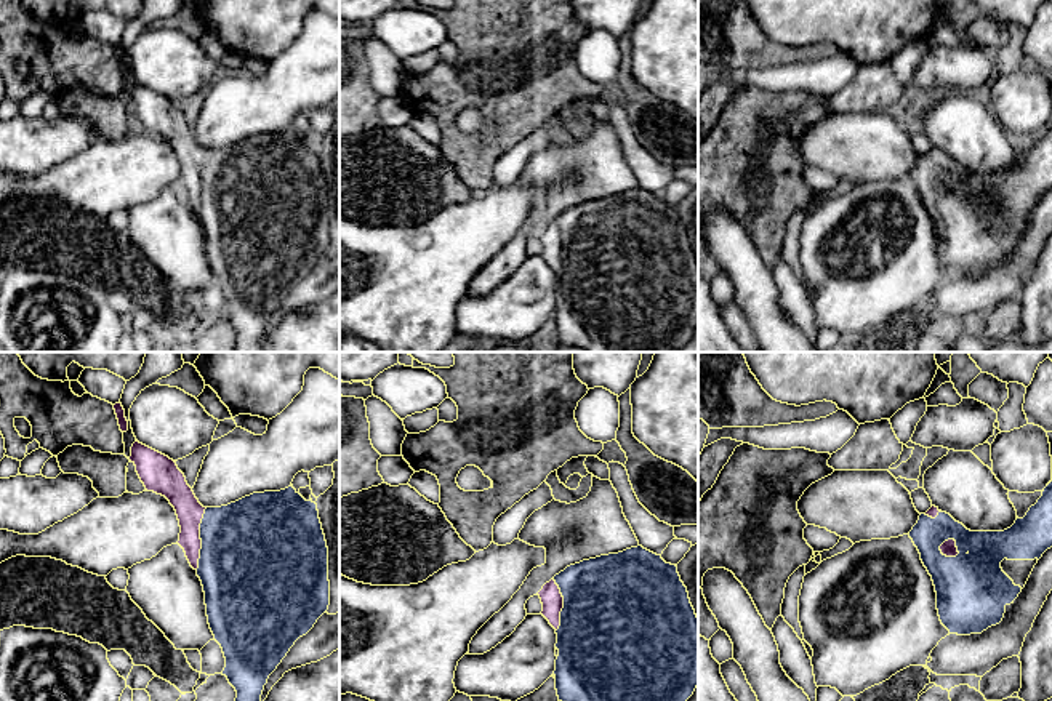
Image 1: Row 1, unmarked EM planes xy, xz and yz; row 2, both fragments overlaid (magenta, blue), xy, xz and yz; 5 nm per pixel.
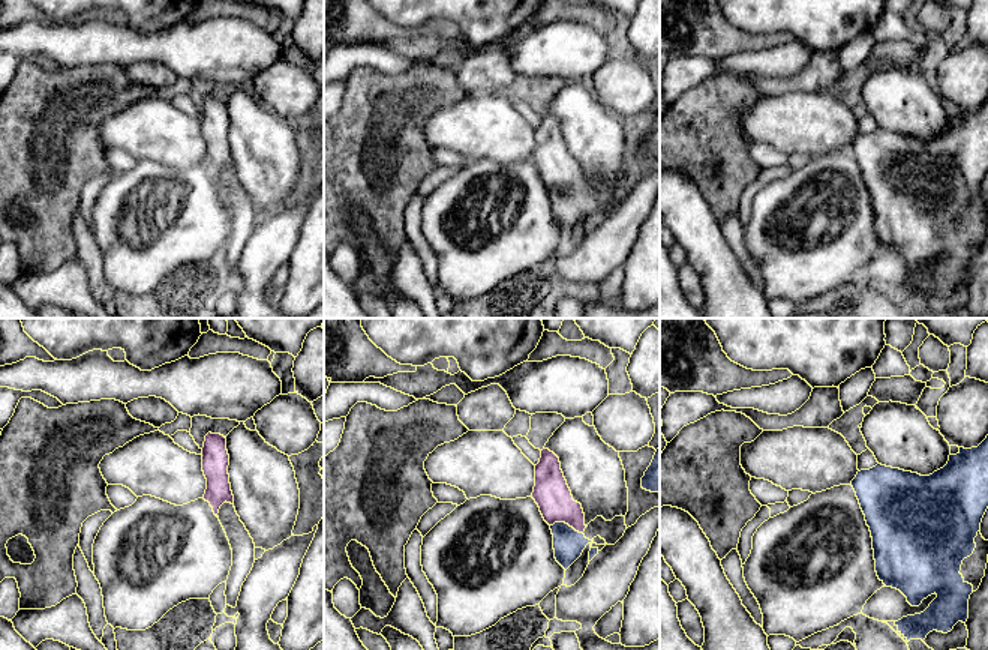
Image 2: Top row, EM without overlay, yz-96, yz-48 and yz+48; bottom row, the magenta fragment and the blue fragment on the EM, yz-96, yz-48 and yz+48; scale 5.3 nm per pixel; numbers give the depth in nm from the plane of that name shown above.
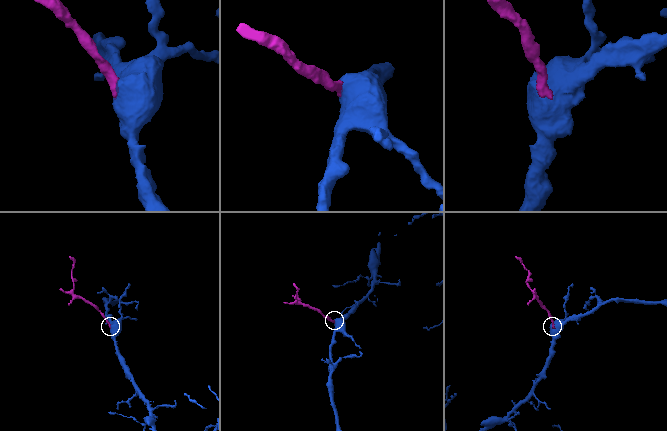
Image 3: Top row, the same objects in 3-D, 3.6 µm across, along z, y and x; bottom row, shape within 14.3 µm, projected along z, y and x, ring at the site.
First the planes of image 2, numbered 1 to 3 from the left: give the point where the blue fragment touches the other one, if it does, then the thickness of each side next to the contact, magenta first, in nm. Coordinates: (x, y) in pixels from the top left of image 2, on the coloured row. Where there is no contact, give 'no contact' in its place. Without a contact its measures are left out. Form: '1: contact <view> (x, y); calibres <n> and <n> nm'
1: no contact
2: contact yz-48 (567, 523); calibres 190 and 160 nm
3: no contact

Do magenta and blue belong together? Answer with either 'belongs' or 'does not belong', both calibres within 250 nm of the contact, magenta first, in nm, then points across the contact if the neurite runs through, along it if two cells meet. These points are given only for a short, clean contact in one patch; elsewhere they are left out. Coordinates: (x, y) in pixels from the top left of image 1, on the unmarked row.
belongs; 140 nm thick on the magenta side, 460 nm on the other; runs through xy (189, 152), (199, 167), (199, 180), (247, 192)

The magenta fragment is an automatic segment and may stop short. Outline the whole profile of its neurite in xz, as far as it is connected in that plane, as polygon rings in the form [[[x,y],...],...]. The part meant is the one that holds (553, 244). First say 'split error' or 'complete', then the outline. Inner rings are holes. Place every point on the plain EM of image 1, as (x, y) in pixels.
split error; [[[642,187],[626,190],[618,195],[600,197],[567,208],[556,216],[538,234],[543,253],[541,256],[556,270],[559,298],[556,301],[556,331],[559,342],[576,346],[586,352],[679,352],[698,328],[698,258],[690,245],[687,229],[681,222],[677,208],[666,205],[661,197],[656,197]]]

